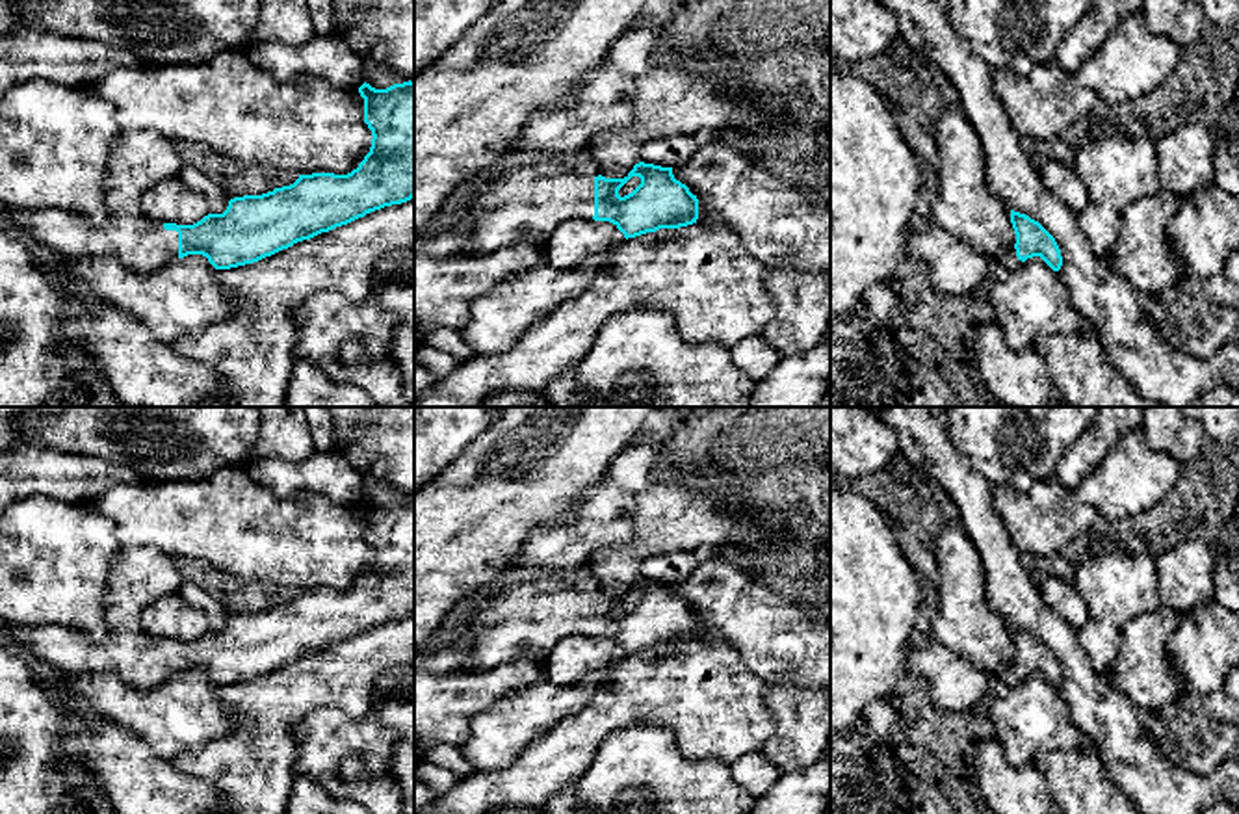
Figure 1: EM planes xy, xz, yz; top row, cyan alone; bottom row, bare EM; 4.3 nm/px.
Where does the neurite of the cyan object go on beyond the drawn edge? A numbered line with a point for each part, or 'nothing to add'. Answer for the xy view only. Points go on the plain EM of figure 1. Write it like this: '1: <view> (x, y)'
1: xy (140, 575)

